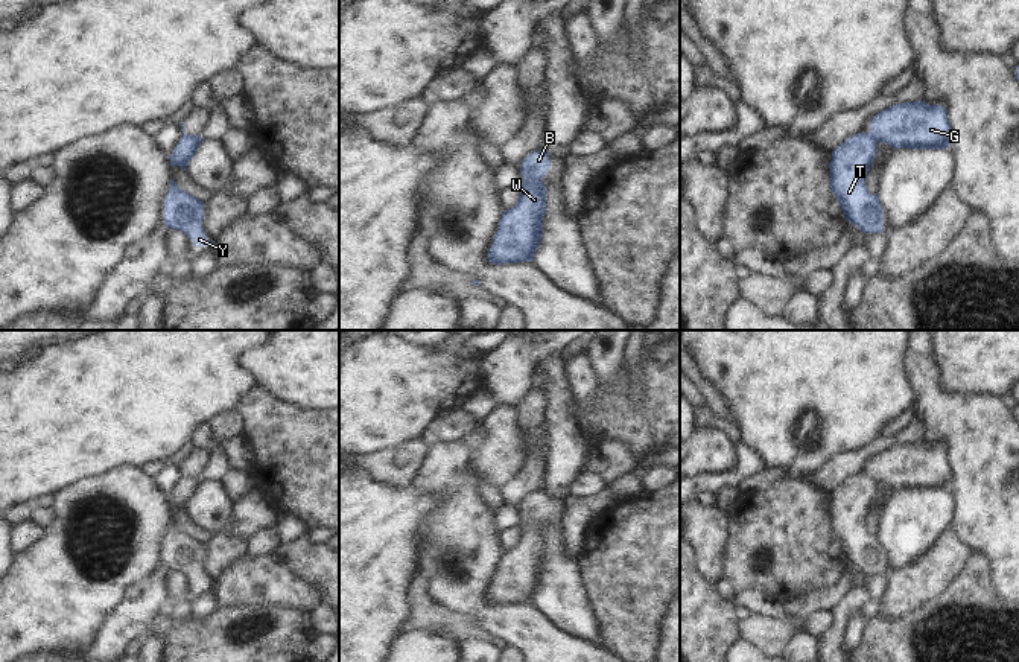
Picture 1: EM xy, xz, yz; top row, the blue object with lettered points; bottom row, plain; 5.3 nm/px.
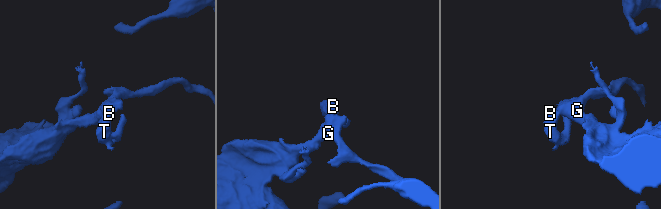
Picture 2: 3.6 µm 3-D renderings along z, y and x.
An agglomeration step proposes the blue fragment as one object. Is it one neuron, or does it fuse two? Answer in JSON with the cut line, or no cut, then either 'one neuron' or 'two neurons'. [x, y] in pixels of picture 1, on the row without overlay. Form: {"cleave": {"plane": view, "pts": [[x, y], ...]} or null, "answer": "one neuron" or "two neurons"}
{"cleave": {"plane": "xz", "pts": [[523, 521], [539, 522]]}, "answer": "two neurons"}

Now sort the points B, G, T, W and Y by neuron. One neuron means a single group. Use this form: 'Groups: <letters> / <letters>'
Groups: B T Y / G W

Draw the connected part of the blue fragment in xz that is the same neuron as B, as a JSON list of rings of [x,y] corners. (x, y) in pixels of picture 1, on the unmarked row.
[[[546,490],[529,495],[520,507],[523,522],[535,524],[543,520],[551,508],[549,496]]]

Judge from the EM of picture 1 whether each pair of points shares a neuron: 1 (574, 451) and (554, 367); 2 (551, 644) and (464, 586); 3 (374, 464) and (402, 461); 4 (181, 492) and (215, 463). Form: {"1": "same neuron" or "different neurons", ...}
{"1": "same neuron", "2": "same neuron", "3": "same neuron", "4": "same neuron"}

